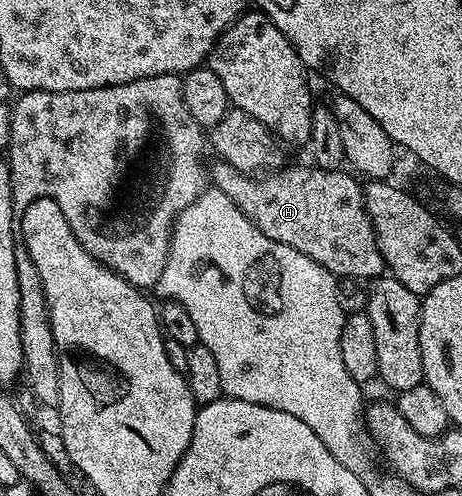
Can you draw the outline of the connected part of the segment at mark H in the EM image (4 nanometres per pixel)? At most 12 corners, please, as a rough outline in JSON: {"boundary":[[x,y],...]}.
{"boundary":[[344,170],[211,183],[271,241],[332,275],[386,270],[362,184]]}

